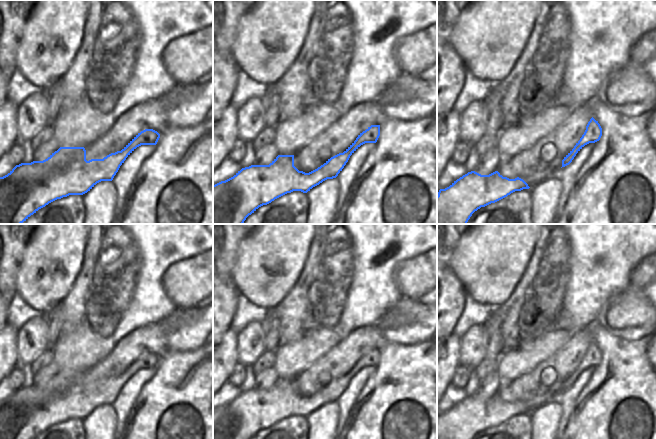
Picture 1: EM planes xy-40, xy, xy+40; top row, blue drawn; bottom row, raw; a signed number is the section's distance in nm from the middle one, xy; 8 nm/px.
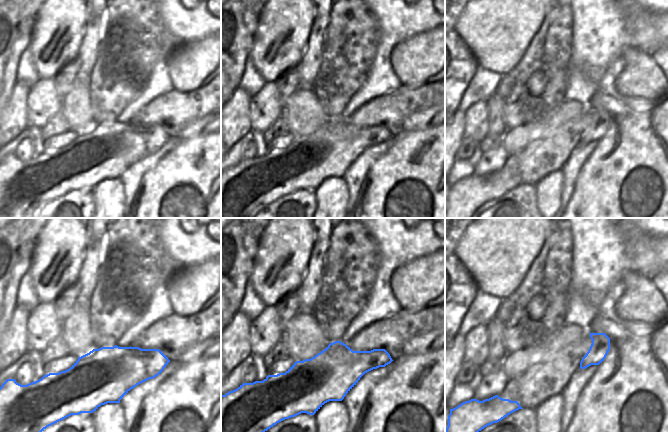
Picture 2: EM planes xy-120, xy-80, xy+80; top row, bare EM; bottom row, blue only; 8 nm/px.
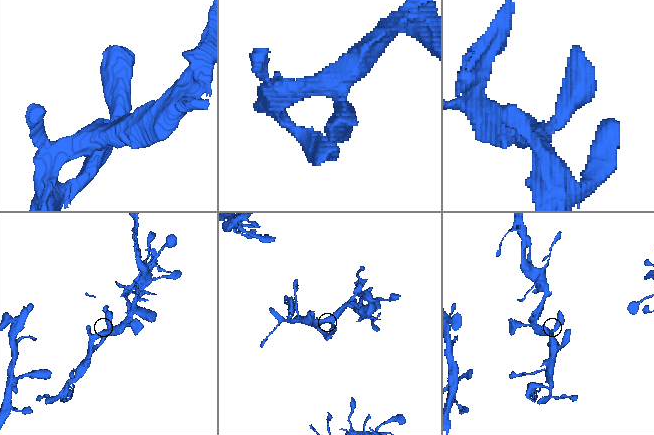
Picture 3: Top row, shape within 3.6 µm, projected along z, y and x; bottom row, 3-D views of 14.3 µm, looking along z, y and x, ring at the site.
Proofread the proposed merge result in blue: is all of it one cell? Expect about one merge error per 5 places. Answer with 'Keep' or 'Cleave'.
Keep

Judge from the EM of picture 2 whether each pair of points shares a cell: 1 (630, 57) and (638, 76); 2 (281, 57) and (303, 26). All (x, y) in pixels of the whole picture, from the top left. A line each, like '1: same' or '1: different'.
1: same
2: same

